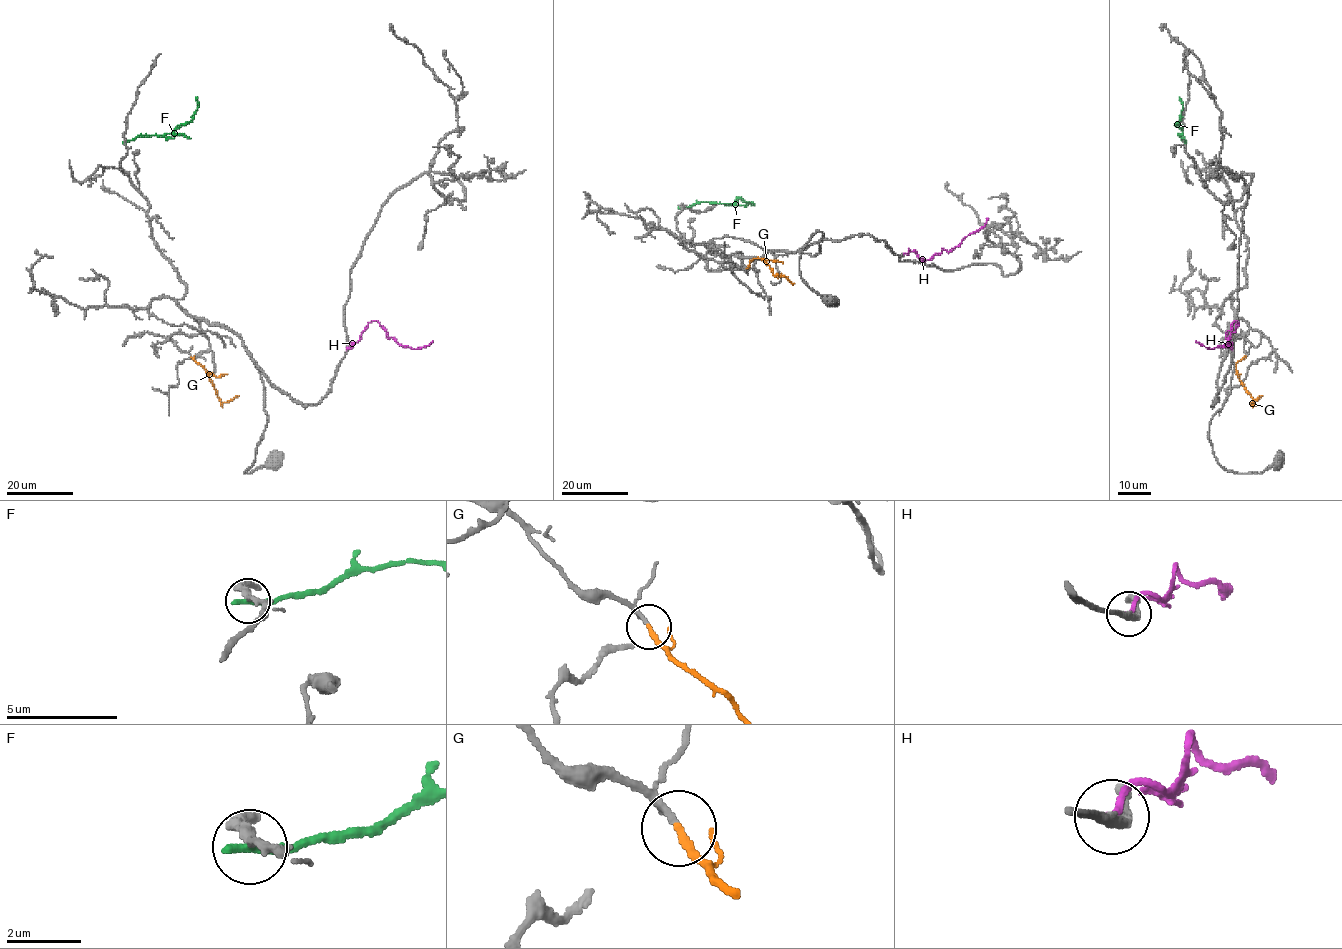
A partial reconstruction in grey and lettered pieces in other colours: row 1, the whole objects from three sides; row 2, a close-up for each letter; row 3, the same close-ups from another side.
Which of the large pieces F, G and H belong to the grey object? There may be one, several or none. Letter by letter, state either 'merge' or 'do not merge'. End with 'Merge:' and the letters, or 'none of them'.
F: do not merge
G: merge
H: do not merge
Merge: G

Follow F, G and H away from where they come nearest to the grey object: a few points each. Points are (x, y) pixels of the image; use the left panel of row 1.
F: (124, 142), (139, 136), (172, 133), (192, 119), (198, 103), (196, 96)
G: (191, 356), (207, 372), (221, 402), (238, 395)
H: (347, 349), (374, 321), (401, 345), (424, 348), (432, 341)

